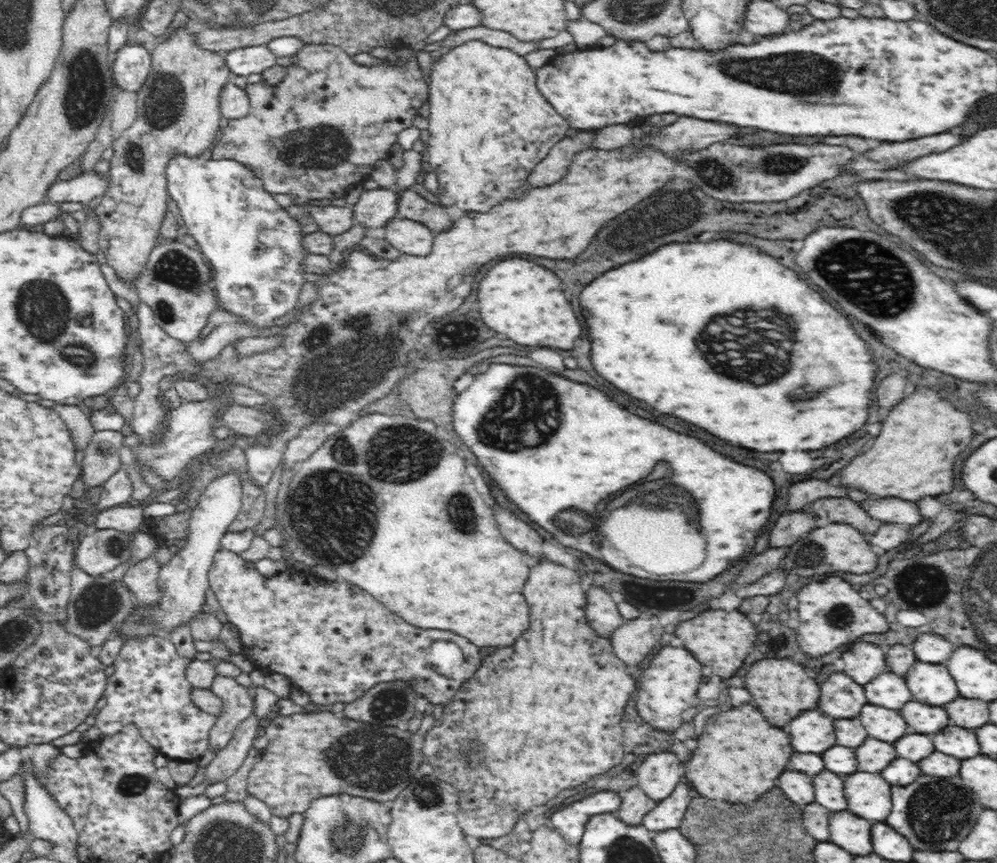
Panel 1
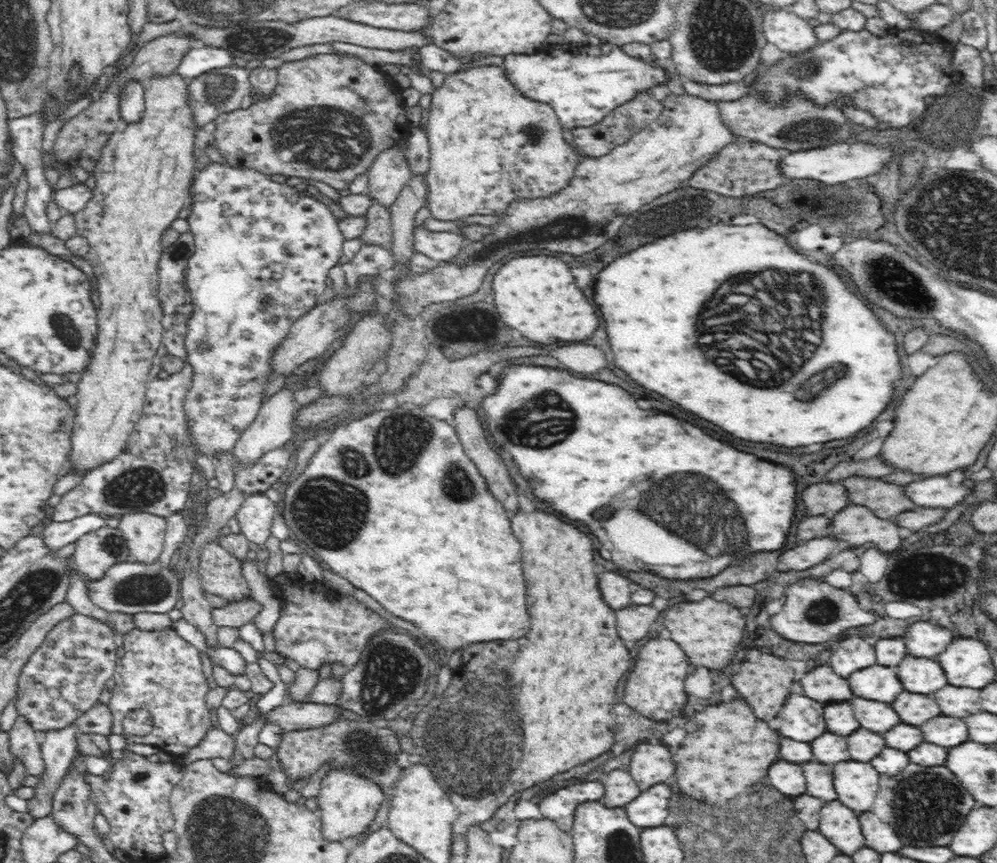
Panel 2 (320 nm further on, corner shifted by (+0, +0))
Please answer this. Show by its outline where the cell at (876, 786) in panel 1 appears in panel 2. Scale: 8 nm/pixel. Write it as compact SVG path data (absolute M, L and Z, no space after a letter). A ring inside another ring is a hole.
M850 759L832 765L832 769L838 800L858 814L870 810L879 792L881 775L871 762L857 762Z

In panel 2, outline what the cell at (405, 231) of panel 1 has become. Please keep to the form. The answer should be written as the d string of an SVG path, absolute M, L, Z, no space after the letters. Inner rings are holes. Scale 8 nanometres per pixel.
M422 226L415 228L413 239L416 253L425 254L440 263L452 262L470 242L460 232L430 232Z

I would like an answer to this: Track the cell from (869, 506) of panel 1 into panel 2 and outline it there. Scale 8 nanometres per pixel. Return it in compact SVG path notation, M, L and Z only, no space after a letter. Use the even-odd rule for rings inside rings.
M948 476L930 477L915 480L905 486L908 496L917 506L931 506L932 508L950 509L964 496L970 494L970 488L964 484L952 484Z

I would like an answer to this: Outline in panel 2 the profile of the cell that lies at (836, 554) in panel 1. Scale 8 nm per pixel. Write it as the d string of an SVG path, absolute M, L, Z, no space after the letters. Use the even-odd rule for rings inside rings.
M850 504L831 515L832 536L850 542L850 546L876 544L882 552L892 552L900 546L900 527L894 518L878 518L869 508Z

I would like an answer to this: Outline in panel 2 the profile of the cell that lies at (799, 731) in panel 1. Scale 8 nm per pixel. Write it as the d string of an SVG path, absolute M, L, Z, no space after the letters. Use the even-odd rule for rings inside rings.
M790 694L782 710L784 718L784 724L780 726L782 736L794 738L798 742L812 742L814 738L824 734L827 730L822 718L823 705L818 701L812 702L806 696Z

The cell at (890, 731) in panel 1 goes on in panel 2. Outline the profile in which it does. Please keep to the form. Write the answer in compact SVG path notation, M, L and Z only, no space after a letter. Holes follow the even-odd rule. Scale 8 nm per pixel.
M854 696L850 703L860 726L872 730L876 734L884 734L900 722L898 714L892 710L890 703L884 704L884 702L876 702L874 699L854 698Z

